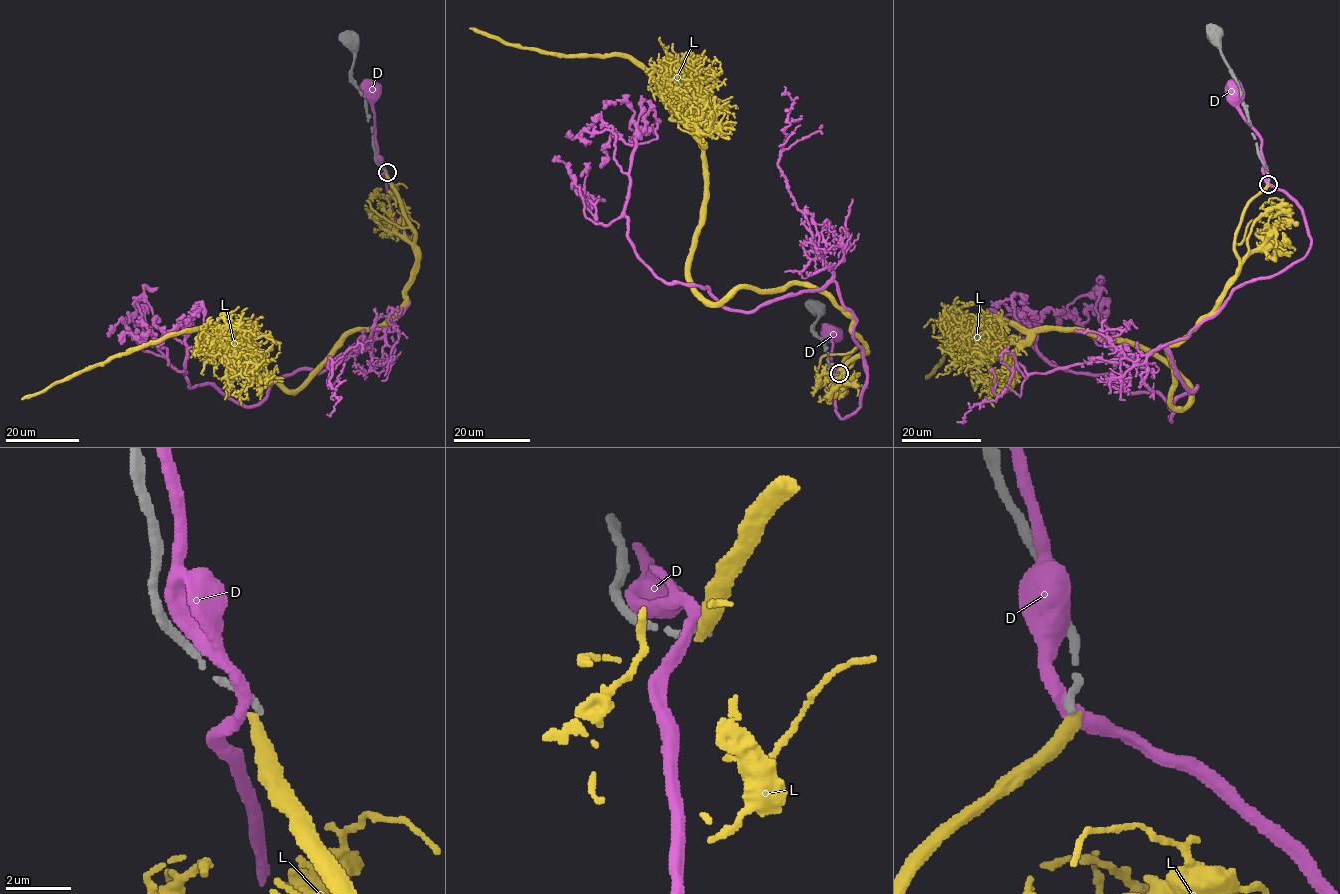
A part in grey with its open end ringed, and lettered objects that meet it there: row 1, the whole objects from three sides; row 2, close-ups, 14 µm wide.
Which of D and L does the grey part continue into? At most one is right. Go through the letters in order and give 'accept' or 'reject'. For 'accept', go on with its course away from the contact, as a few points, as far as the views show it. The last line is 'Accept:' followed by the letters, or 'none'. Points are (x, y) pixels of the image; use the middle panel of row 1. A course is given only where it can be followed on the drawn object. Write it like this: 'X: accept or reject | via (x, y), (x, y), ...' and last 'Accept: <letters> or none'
D: reject
L: reject
Accept: none

